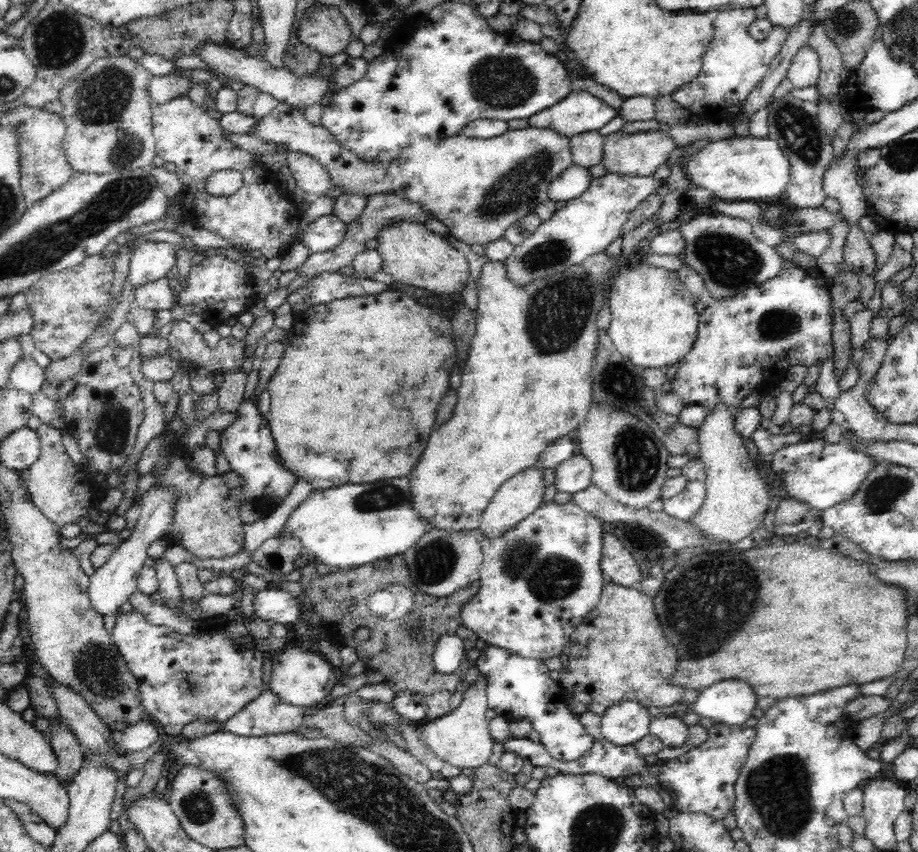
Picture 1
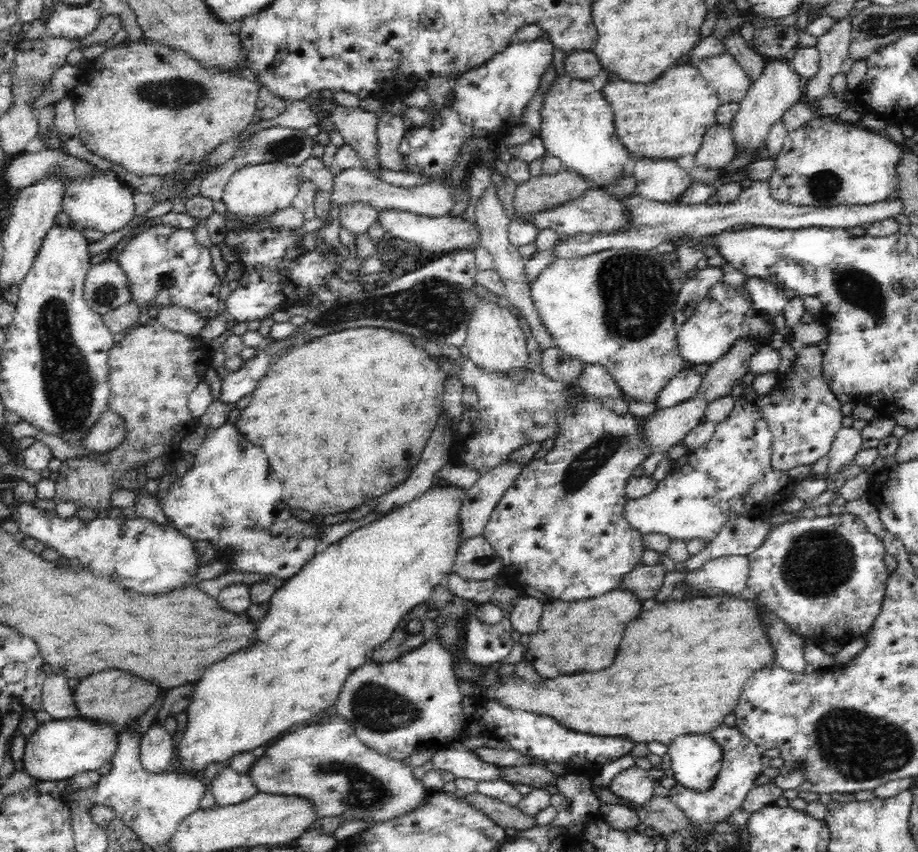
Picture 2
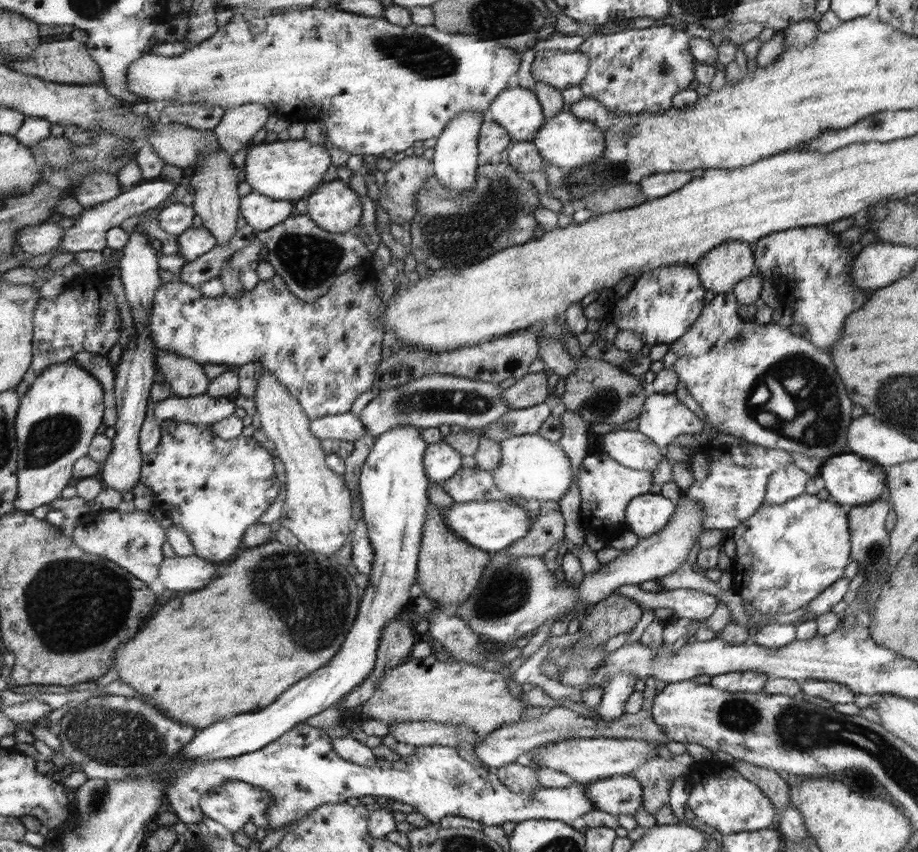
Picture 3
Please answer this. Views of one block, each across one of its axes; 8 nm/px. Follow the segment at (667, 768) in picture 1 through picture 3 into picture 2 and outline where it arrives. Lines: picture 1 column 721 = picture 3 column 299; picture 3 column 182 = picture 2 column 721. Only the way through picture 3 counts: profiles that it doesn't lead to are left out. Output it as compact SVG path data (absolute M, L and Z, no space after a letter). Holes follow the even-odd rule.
M725 724L713 729L710 737L722 747L723 765L717 774L716 782L708 792L688 791L684 787L676 784L672 769L662 771L660 777L669 785L669 798L678 805L695 824L699 830L710 831L714 824L724 822L734 810L738 810L750 790L754 787L757 776L762 774L766 767L766 760L762 755L763 749L753 744L743 733L735 727L729 728Z

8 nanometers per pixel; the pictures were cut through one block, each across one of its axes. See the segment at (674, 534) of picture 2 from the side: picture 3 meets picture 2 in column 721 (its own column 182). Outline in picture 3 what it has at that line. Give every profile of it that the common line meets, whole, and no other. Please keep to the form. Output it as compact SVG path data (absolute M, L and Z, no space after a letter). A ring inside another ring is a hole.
M162 420L161 444L152 453L142 454L143 465L140 482L153 492L153 506L162 508L176 522L194 546L194 555L208 562L220 562L234 556L240 546L244 532L262 518L276 502L281 482L274 476L274 458L248 436L234 440L222 440L214 434L211 425L192 424L178 420Z

